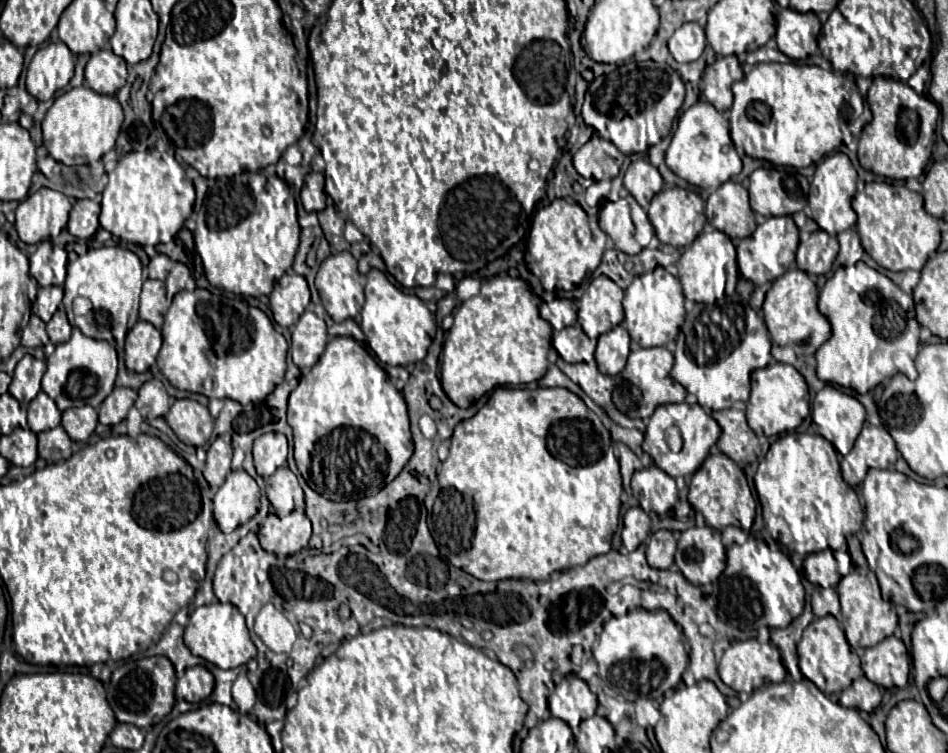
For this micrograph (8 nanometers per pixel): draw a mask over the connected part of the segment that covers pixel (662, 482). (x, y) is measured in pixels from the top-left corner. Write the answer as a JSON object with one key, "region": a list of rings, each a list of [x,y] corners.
{"region":[[[657,466],[637,470],[631,480],[631,490],[645,512],[663,516],[677,504],[675,480]]]}

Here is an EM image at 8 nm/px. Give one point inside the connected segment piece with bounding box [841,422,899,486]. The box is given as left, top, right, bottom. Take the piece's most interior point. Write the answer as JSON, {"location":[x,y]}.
{"location":[874,448]}

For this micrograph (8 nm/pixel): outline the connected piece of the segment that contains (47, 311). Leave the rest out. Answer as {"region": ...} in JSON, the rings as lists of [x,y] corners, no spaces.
{"region":[[[59,286],[39,288],[37,300],[33,302],[31,311],[39,316],[43,322],[49,322],[51,316],[55,314],[55,310],[59,308],[61,300],[63,300],[63,288],[59,288]]]}

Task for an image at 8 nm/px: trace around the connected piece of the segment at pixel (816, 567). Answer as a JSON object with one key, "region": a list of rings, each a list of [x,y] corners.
{"region":[[[827,547],[825,550],[807,556],[803,562],[805,576],[811,584],[821,588],[835,588],[843,576],[839,574],[839,564],[835,562],[835,552]]]}

